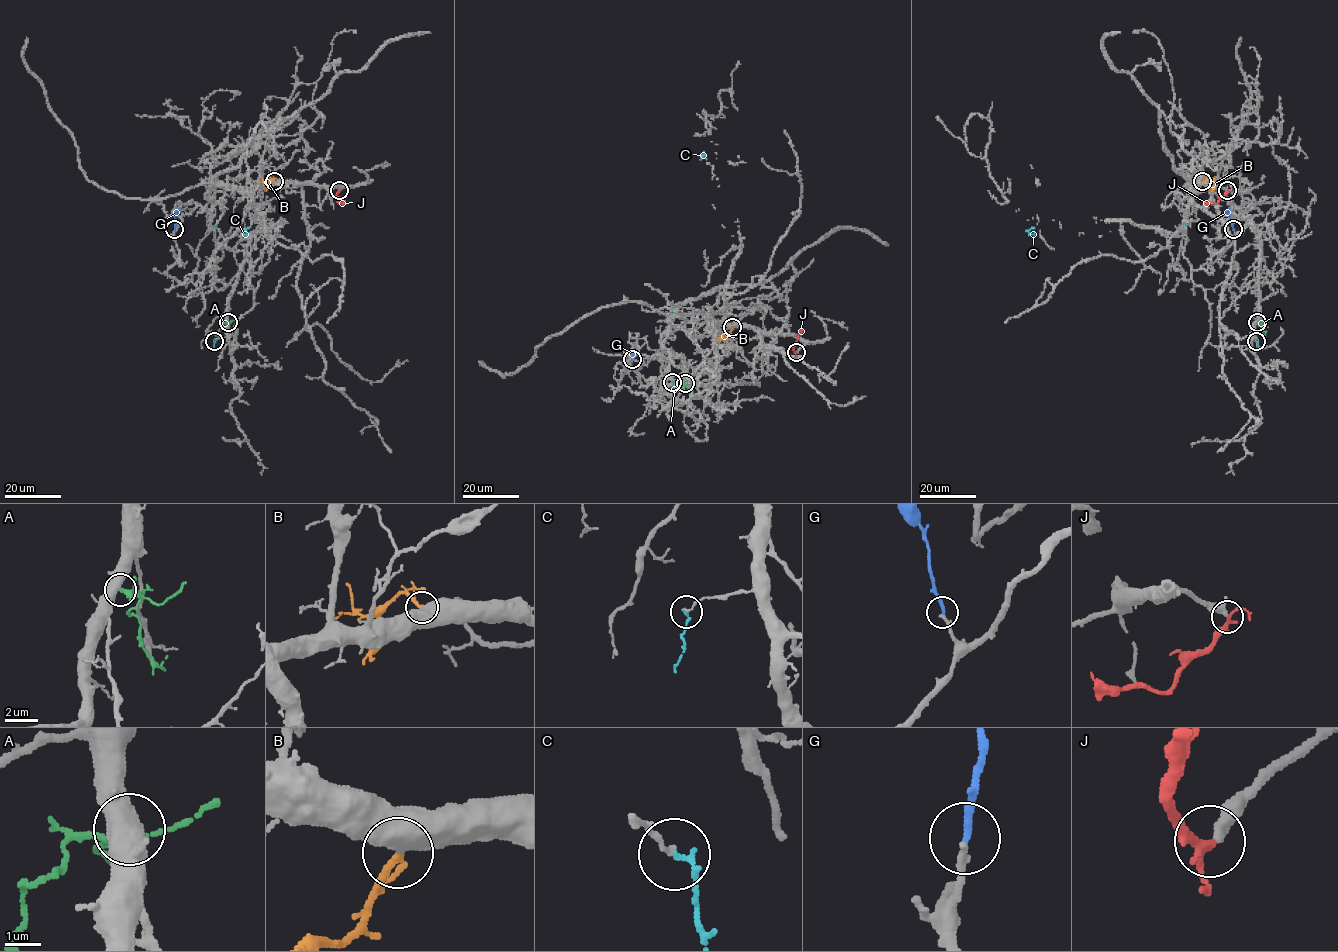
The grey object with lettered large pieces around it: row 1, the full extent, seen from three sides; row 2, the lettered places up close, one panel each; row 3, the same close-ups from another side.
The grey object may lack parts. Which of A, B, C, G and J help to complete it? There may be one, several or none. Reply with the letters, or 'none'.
B, G, J

